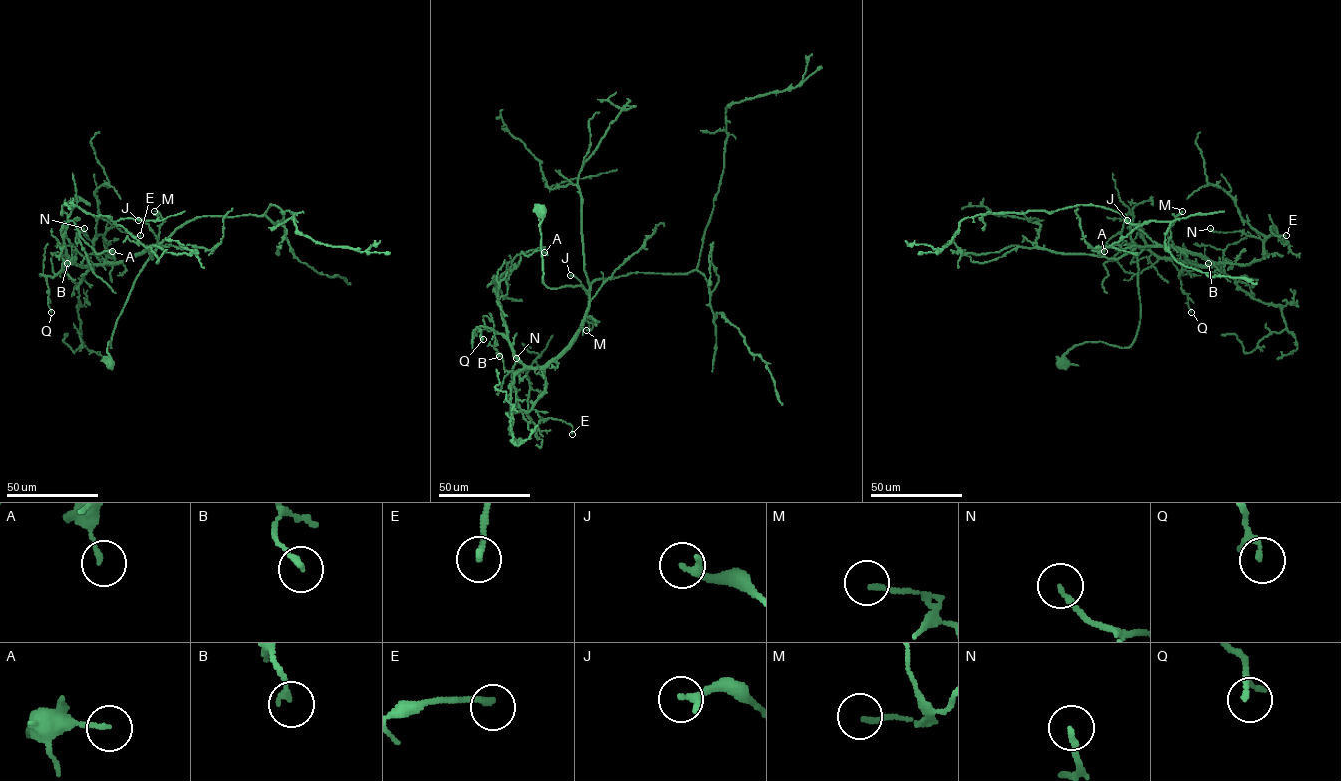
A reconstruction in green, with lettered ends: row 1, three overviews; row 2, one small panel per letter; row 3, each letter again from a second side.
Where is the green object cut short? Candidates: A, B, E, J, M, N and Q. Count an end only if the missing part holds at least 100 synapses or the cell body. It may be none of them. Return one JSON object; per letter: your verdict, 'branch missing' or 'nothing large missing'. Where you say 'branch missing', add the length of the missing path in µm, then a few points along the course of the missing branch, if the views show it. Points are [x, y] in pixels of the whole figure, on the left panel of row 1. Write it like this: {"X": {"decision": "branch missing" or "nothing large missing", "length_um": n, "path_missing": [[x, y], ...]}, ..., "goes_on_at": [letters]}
{"A": {"decision": "nothing large missing"}, "B": {"decision": "nothing large missing"}, "E": {"decision": "nothing large missing"}, "J": {"decision": "nothing large missing"}, "M": {"decision": "nothing large missing"}, "N": {"decision": "nothing large missing"}, "Q": {"decision": "nothing large missing"}, "goes_on_at": []}

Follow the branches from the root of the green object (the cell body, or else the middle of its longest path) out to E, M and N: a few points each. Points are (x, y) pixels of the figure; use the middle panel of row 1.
E: (541, 210), (543, 282), (582, 285), (589, 309), (526, 413), (536, 425), (563, 421), (572, 434)
M: (541, 210), (543, 282), (553, 289), (584, 287), (589, 294), (586, 316), (597, 323), (586, 330)
N: (541, 210), (543, 282), (582, 285), (589, 309), (545, 368), (544, 393), (529, 411), (512, 382), (516, 358)

